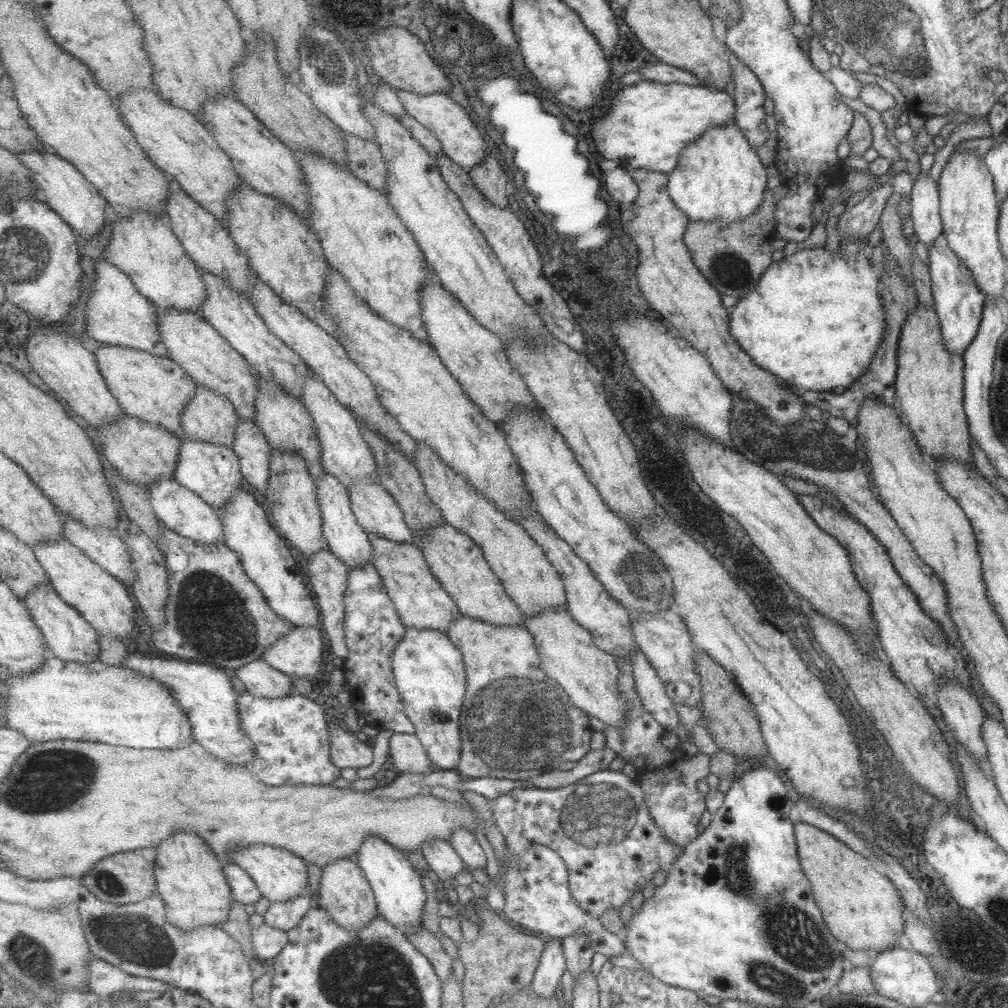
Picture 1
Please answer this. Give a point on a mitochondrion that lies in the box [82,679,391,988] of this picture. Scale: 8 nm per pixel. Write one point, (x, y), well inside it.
(141, 942)

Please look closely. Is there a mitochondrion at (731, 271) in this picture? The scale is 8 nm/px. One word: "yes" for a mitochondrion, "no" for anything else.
yes

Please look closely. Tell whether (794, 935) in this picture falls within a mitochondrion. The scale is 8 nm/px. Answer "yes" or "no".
yes

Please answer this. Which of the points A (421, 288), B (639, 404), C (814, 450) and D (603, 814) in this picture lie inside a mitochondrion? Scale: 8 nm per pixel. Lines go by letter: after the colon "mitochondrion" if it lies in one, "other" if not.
A: other
B: other
C: mitochondrion
D: mitochondrion

